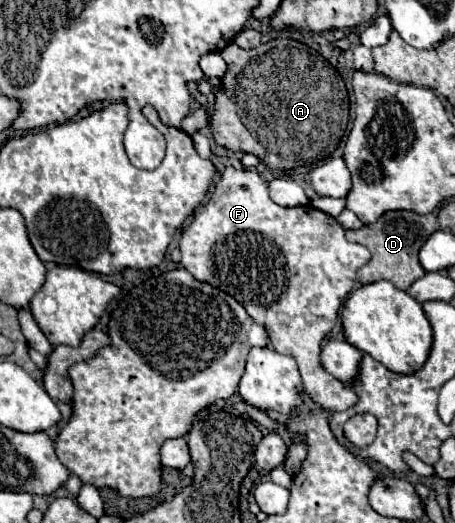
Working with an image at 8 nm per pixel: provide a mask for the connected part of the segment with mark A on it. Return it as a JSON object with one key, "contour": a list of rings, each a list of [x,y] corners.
{"contour":[[[273,38],[273,40],[263,42],[263,44],[259,44],[257,48],[251,48],[251,50],[243,50],[235,42],[231,42],[221,52],[221,56],[225,58],[229,68],[227,68],[227,74],[223,76],[223,80],[221,80],[221,88],[215,92],[215,112],[211,116],[211,132],[213,132],[215,142],[221,148],[227,148],[231,152],[253,154],[253,156],[263,160],[273,170],[291,170],[291,168],[299,168],[299,166],[307,166],[307,164],[317,164],[317,162],[329,158],[335,152],[335,148],[339,146],[339,142],[341,142],[341,138],[345,134],[347,122],[349,122],[349,94],[347,94],[345,82],[339,76],[339,72],[319,52],[315,52],[313,48],[309,48],[303,42],[297,42],[293,38]]]}

